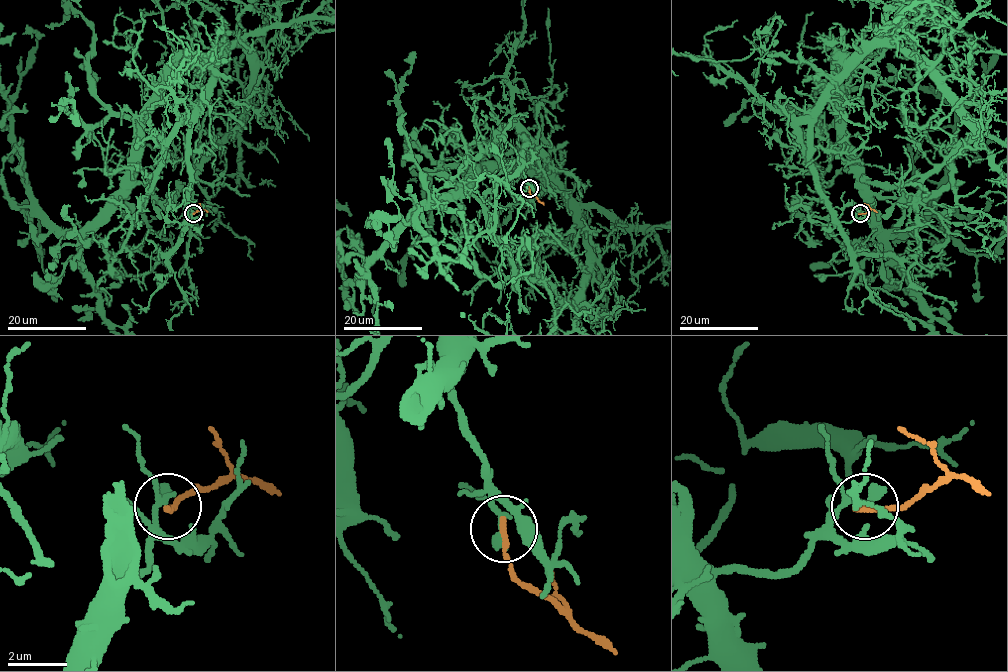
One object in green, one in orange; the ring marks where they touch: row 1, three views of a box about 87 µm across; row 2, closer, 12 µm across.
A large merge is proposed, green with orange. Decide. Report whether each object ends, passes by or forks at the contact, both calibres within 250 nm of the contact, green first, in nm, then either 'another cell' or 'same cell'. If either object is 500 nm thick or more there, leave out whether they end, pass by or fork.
green passes by | orange ends | 240/220 nm | another cell

